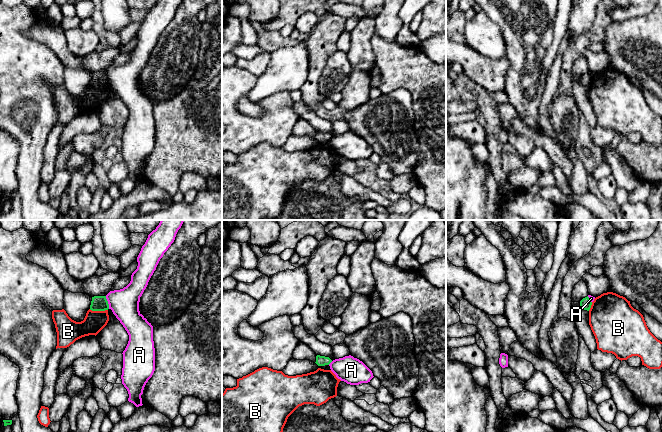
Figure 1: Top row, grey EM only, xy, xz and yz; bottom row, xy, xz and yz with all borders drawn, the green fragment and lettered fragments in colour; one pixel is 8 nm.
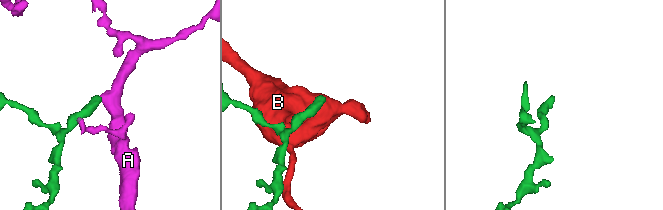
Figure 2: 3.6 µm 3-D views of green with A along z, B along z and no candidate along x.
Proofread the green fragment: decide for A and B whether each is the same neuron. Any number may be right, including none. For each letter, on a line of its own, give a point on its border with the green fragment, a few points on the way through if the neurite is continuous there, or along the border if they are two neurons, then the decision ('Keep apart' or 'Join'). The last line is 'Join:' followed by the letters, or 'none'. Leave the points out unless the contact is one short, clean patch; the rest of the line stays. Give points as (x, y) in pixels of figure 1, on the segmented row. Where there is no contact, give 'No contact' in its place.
A: Touches green at xy (107, 302). Boundary: xy (105, 296), (109, 308). Keep apart
B: Touches green at xy (98, 310). Keep apart
Join: none

